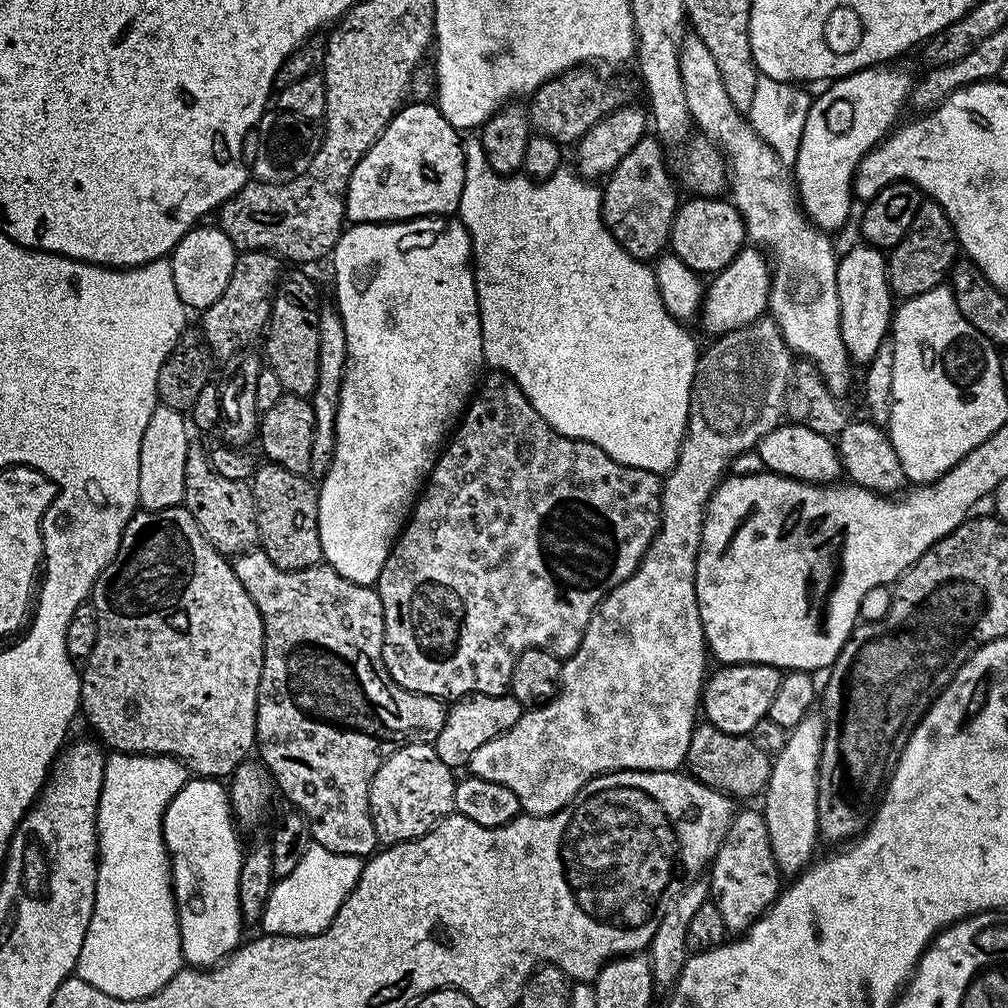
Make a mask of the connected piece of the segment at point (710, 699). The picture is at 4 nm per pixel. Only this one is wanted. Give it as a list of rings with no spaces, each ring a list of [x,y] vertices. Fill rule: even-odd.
[[[725,664],[707,677],[702,693],[702,716],[726,734],[748,736],[752,727],[770,710],[780,685],[781,669],[769,664]]]

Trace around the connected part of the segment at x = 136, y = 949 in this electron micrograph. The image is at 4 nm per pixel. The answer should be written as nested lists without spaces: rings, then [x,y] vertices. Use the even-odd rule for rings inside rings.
[[[112,754],[105,759],[102,794],[96,815],[98,863],[94,910],[90,914],[86,938],[82,938],[75,975],[80,976],[82,982],[90,982],[90,986],[98,986],[98,990],[110,994],[110,998],[147,1000],[161,992],[170,978],[180,973],[184,964],[176,896],[172,892],[172,872],[168,868],[169,857],[165,855],[162,826],[169,802],[189,778],[189,769],[175,756]]]

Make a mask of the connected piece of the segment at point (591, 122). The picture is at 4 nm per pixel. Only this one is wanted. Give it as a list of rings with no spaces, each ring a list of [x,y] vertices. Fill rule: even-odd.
[[[573,68],[553,80],[548,80],[534,93],[536,101],[530,104],[531,127],[541,136],[559,142],[561,145],[575,145],[596,123],[613,113],[625,103],[624,96],[616,88],[607,88],[592,70]]]

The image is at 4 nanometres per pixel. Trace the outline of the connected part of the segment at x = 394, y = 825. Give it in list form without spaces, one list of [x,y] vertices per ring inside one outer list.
[[[431,743],[404,744],[394,754],[385,756],[370,782],[370,798],[368,799],[377,841],[381,845],[389,846],[425,836],[439,820],[453,815],[456,807],[454,802],[456,782],[454,769],[446,766],[446,762],[442,762],[442,758],[438,758],[435,747]]]

